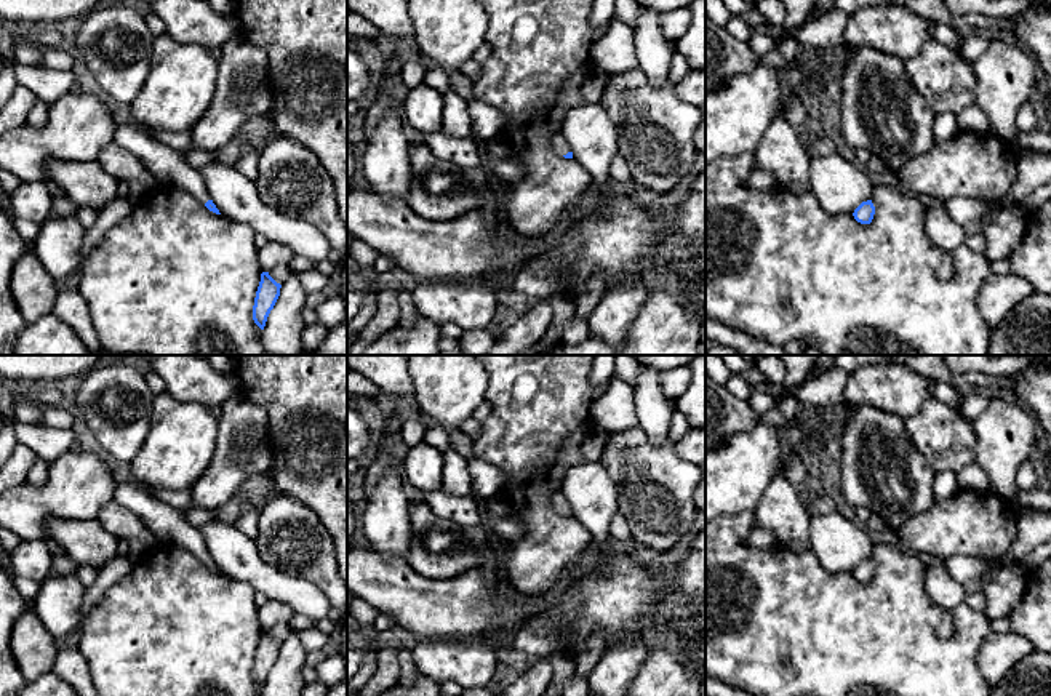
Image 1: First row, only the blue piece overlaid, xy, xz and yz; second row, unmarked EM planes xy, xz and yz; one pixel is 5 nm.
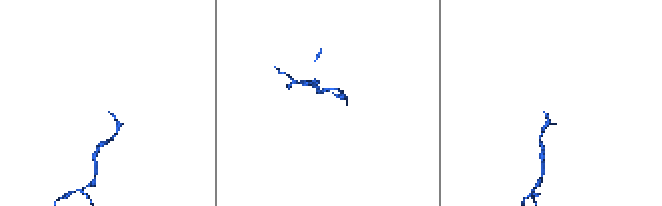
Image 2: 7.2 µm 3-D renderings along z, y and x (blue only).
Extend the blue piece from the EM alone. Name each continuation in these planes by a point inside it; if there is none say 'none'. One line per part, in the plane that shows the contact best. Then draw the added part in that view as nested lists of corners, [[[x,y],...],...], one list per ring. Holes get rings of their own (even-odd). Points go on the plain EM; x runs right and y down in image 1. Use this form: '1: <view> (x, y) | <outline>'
1: xz (559, 501) | [[[553,494],[552,506],[561,515],[566,514],[568,510],[571,510],[571,507],[563,494]]]

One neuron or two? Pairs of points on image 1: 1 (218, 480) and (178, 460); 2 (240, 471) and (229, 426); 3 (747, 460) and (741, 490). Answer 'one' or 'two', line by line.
1: two
2: one
3: one

